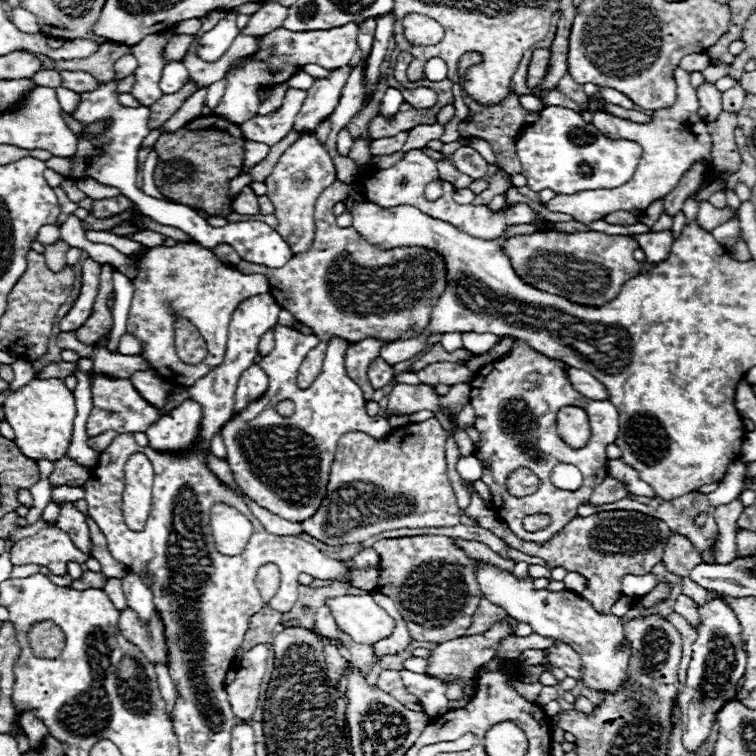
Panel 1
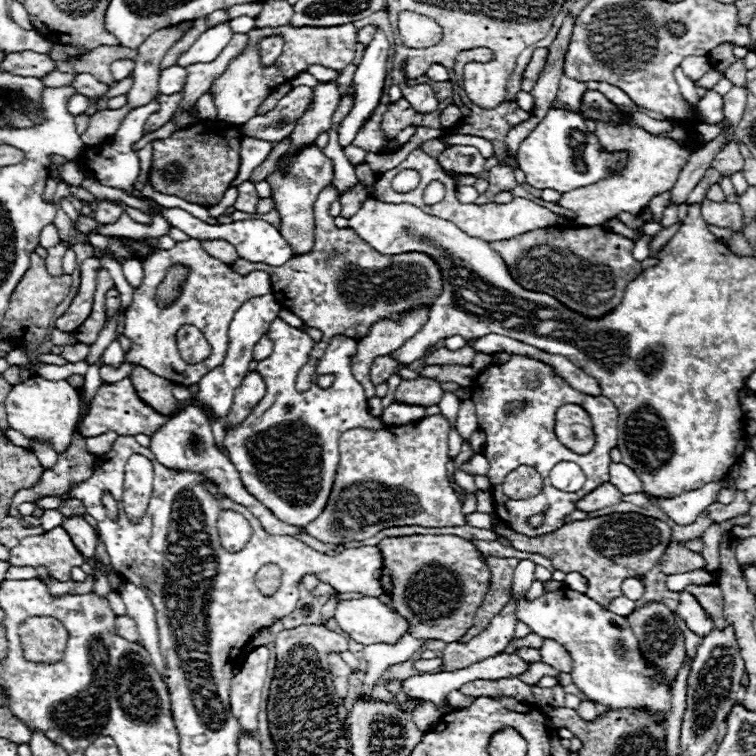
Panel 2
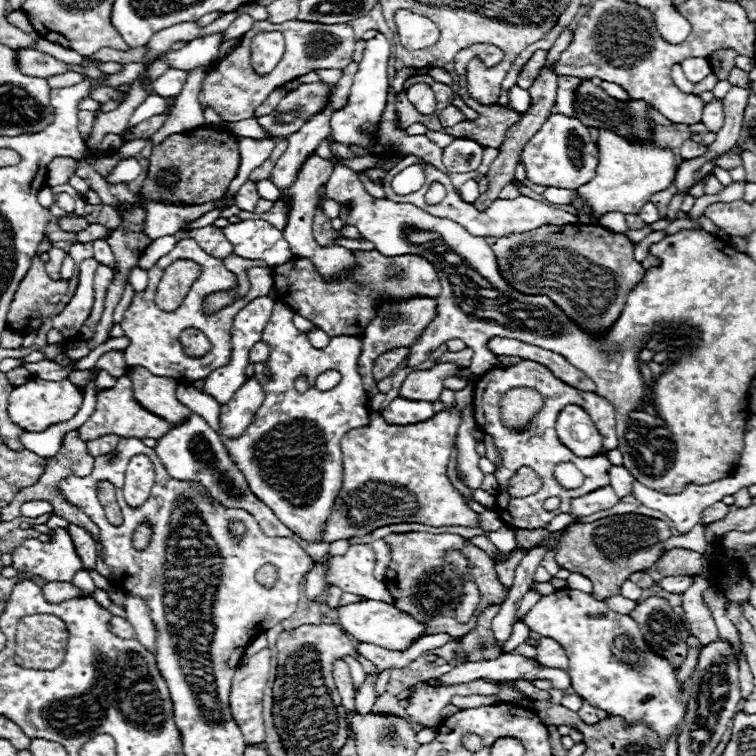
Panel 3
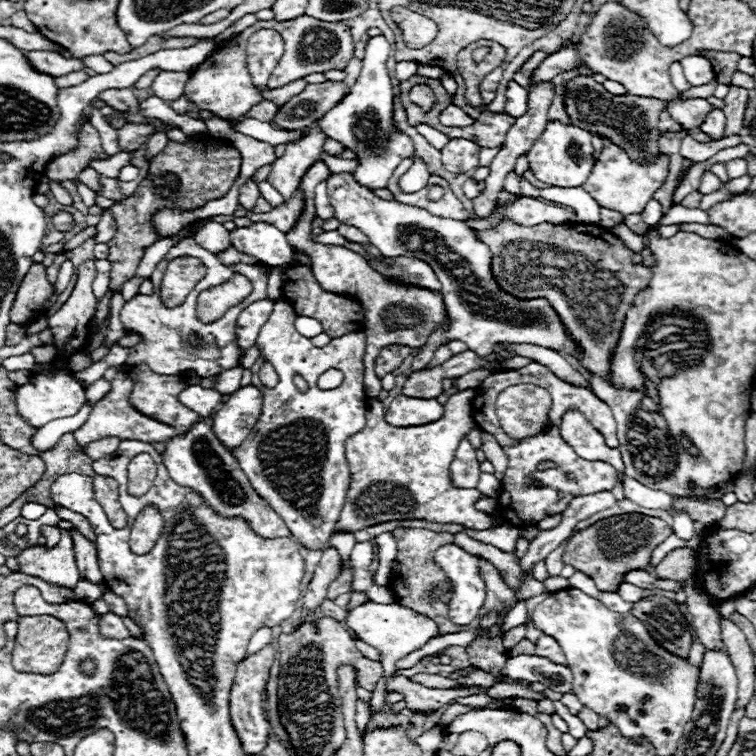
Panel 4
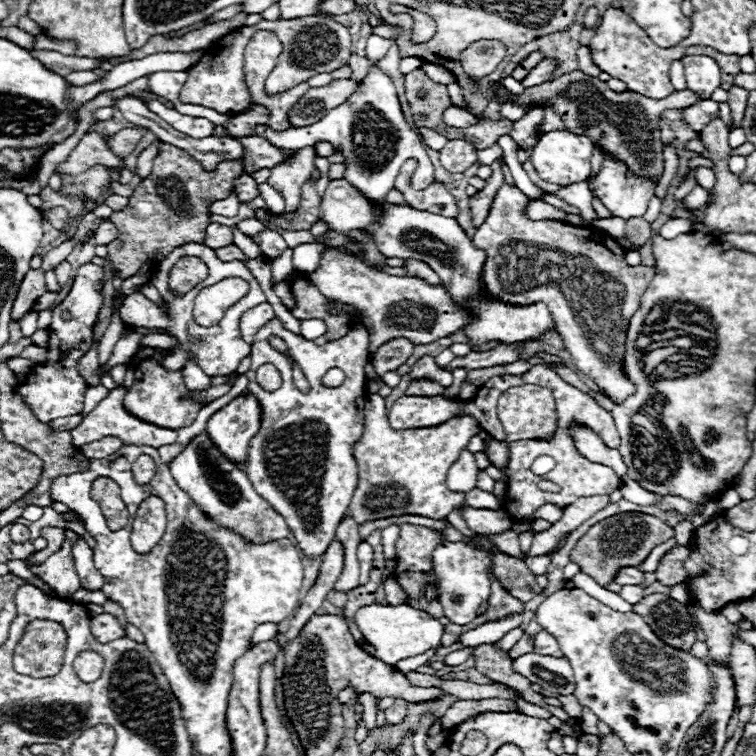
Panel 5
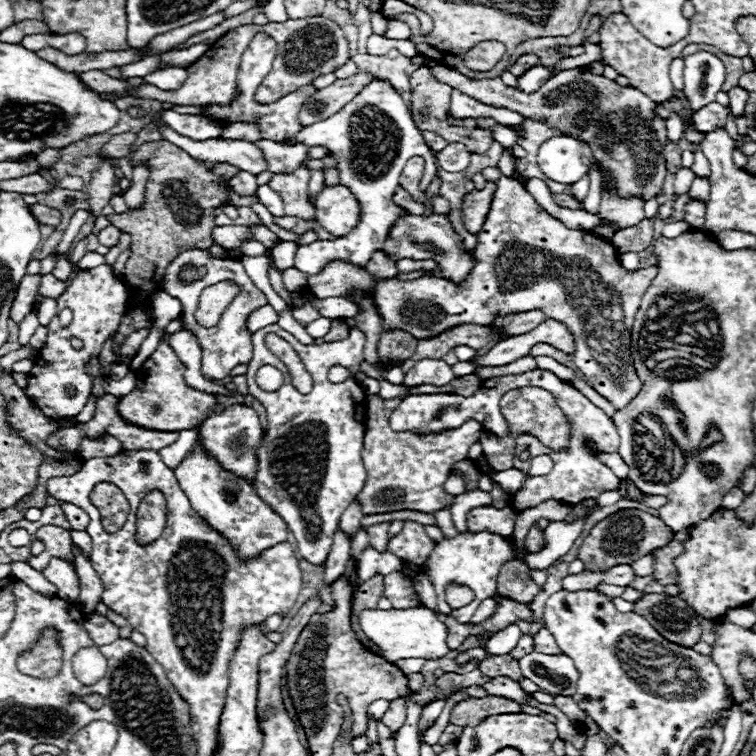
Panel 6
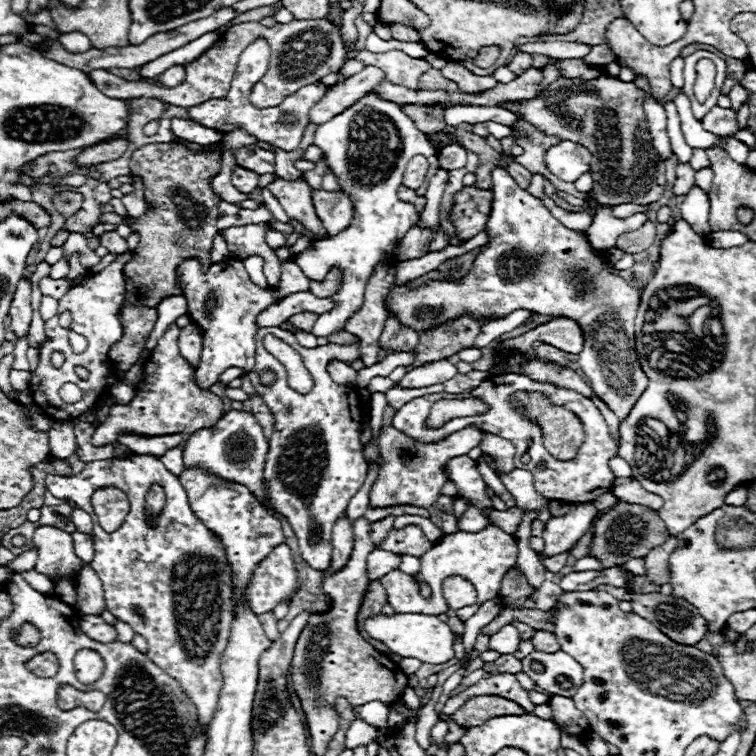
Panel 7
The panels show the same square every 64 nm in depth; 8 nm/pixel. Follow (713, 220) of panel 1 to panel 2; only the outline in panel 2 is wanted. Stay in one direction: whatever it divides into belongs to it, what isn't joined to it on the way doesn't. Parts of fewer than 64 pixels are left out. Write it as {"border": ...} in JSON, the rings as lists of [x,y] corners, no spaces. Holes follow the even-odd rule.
{"border":[[[705,199],[702,203],[702,216],[706,224],[728,228],[732,232],[742,232],[744,228],[744,214],[740,204],[732,202],[713,202]]]}

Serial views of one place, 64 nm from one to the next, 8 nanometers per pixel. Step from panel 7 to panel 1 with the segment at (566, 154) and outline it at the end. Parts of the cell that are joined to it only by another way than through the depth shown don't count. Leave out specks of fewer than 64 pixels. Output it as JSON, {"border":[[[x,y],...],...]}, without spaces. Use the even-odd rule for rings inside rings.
{"border":[[[548,106],[540,112],[540,120],[526,126],[516,142],[516,154],[528,188],[540,192],[544,188],[556,194],[572,194],[594,188],[614,188],[632,178],[640,160],[640,146],[628,140],[610,142],[592,124],[586,124],[574,110]]]}

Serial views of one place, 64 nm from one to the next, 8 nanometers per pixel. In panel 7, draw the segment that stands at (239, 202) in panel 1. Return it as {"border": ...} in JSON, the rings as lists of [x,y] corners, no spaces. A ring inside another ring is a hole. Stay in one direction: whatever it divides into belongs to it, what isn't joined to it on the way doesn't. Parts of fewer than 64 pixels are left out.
{"border":[[[234,166],[232,170],[232,184],[242,192],[242,194],[250,194],[254,188],[258,188],[258,178],[260,174],[246,170],[242,166]]]}

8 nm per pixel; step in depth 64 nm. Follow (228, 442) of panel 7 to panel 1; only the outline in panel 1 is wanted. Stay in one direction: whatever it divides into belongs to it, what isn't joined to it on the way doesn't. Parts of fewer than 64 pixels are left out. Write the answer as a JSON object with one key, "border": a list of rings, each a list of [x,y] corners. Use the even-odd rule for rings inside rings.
{"border":[[[252,364],[242,376],[240,376],[240,382],[238,382],[238,388],[236,388],[236,404],[234,404],[234,414],[242,412],[252,400],[260,398],[268,388],[268,376],[260,370],[258,364]]]}

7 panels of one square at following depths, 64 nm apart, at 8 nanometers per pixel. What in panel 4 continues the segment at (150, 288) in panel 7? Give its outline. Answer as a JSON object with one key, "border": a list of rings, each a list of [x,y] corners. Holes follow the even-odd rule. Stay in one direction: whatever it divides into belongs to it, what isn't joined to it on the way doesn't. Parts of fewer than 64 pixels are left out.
{"border":[[[168,142],[166,148],[152,158],[148,176],[146,180],[140,182],[138,190],[130,198],[110,208],[118,226],[116,236],[108,242],[108,250],[110,250],[108,260],[112,262],[110,288],[114,292],[120,292],[122,284],[134,276],[146,248],[162,238],[160,234],[154,232],[152,226],[152,218],[158,210],[162,208],[194,210],[194,208],[202,208],[208,200],[222,198],[240,176],[240,164],[242,164],[240,152],[236,148],[228,148],[226,142],[220,144],[220,148],[208,148],[204,152],[198,150],[194,144]]]}

